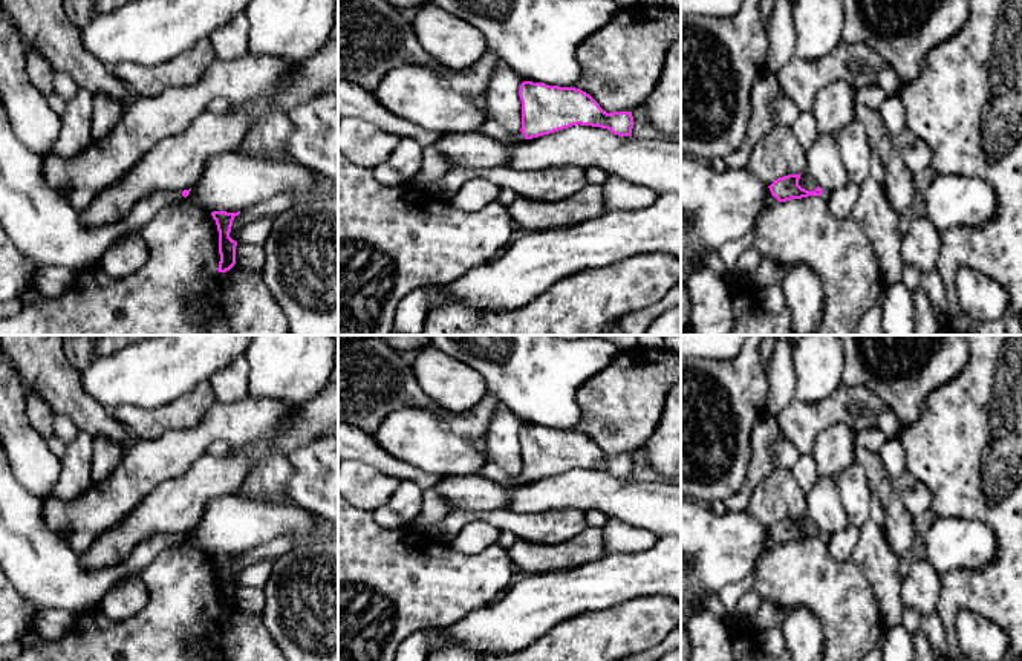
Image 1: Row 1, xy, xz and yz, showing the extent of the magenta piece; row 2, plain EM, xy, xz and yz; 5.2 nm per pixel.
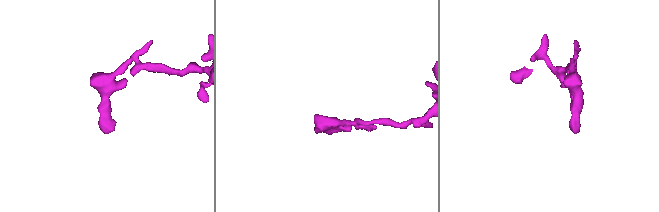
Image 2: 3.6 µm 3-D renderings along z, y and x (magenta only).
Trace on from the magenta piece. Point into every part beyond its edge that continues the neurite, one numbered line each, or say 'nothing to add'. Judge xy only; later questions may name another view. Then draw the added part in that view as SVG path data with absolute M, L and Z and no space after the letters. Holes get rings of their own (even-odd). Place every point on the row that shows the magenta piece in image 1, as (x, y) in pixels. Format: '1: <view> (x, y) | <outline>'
1: xy (42, 224) | M0 101L0 223L12 243L31 262L35 274L49 266L63 266L73 272L104 265L110 243L124 231L142 230L167 204L182 199L182 191L153 191L142 197L118 223L90 226L80 220L73 207L46 181L44 156L29 150L12 132Z

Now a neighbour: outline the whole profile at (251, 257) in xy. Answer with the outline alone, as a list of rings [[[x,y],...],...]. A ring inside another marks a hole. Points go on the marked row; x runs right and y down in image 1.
[[[237,243],[236,263],[243,269],[262,272],[265,266],[265,246]]]

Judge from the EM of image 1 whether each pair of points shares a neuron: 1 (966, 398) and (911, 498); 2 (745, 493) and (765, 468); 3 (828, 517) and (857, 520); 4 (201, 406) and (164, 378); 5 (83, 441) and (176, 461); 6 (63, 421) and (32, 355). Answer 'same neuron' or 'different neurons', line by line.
1: different neurons
2: same neuron
3: different neurons
4: different neurons
5: different neurons
6: different neurons

